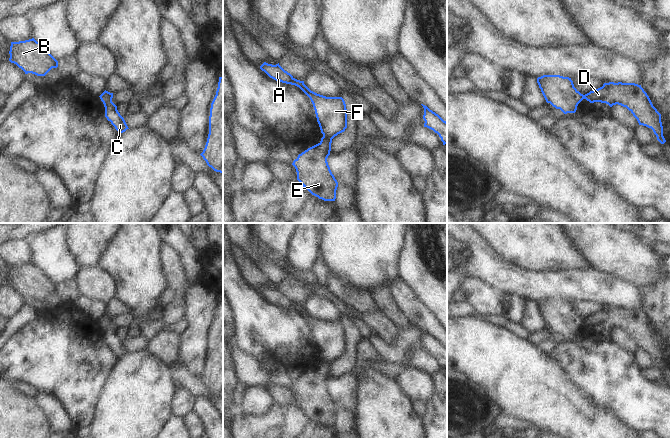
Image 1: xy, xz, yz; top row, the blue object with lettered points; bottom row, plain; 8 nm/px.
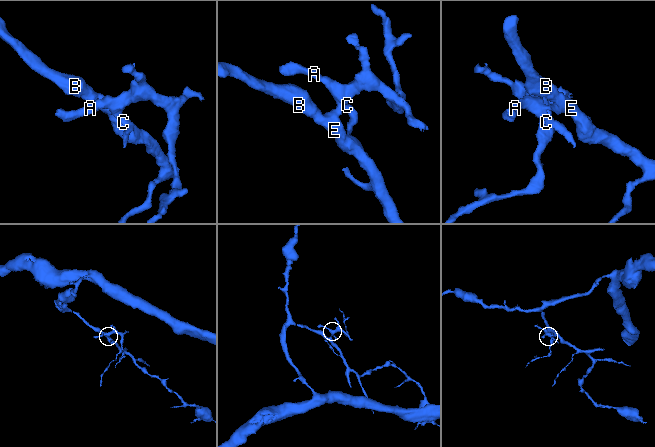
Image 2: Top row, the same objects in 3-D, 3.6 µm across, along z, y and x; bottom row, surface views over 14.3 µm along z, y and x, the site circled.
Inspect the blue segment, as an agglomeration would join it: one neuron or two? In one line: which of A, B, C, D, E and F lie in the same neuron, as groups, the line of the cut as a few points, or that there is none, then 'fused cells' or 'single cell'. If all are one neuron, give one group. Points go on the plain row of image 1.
A C F / B D E; cut in xz along (323, 358), (331, 363); fused cells

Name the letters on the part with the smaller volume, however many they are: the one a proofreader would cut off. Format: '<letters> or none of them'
A, C, F

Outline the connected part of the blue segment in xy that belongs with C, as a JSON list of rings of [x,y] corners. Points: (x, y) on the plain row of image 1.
[[[106,314],[100,319],[100,323],[105,331],[105,341],[111,346],[119,358],[121,358],[129,352],[124,342],[118,336],[117,330],[112,326],[112,322],[113,317],[110,317]]]

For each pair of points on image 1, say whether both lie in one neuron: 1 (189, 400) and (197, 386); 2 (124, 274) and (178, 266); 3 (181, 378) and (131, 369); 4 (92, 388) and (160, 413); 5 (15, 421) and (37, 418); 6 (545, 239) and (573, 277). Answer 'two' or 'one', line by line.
1: two
2: two
3: two
4: two
5: one
6: two

